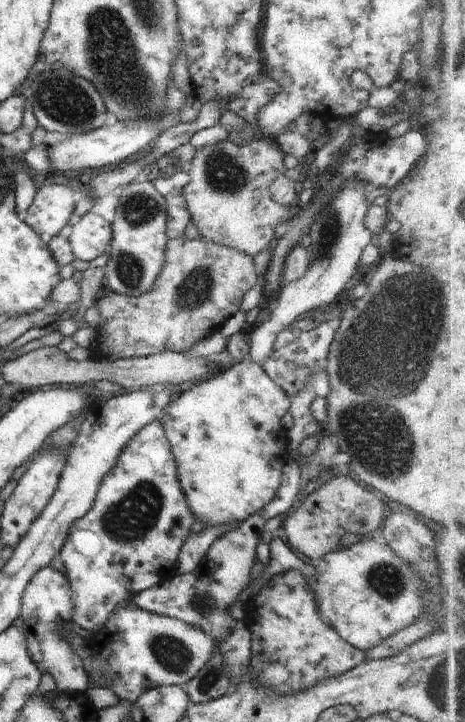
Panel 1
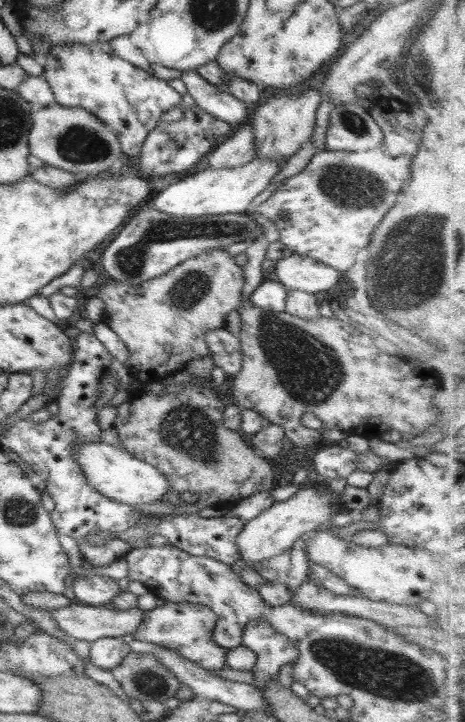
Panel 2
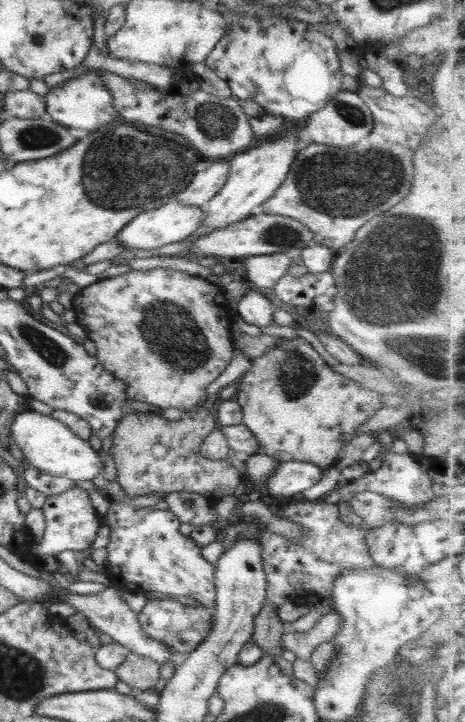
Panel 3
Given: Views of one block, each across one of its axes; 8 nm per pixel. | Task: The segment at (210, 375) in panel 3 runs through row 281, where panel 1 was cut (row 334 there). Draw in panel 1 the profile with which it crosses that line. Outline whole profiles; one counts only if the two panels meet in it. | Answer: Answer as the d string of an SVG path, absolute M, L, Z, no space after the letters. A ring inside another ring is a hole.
M202 237L169 239L164 267L150 292L136 297L110 292L97 301L104 324L96 330L91 357L114 362L161 352L188 352L240 310L244 294L257 284L254 267L253 257Z

